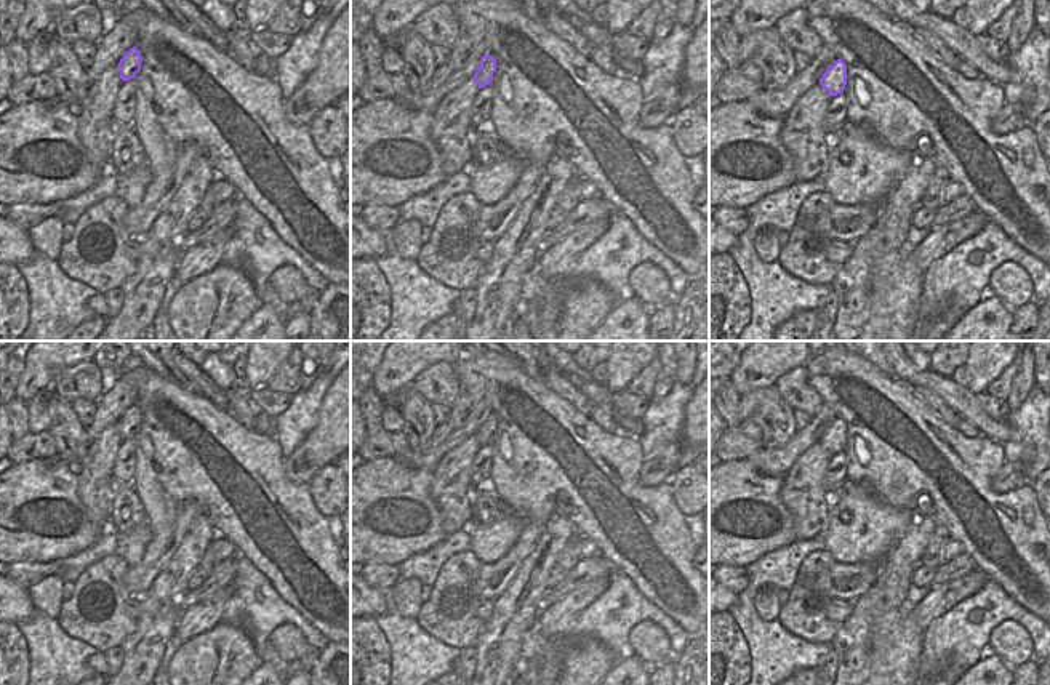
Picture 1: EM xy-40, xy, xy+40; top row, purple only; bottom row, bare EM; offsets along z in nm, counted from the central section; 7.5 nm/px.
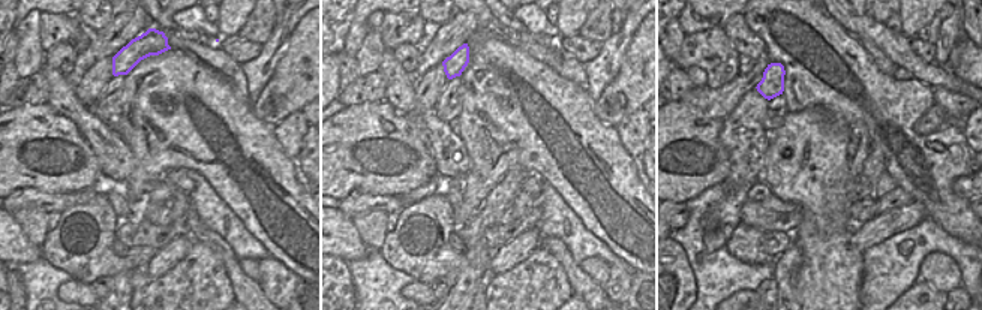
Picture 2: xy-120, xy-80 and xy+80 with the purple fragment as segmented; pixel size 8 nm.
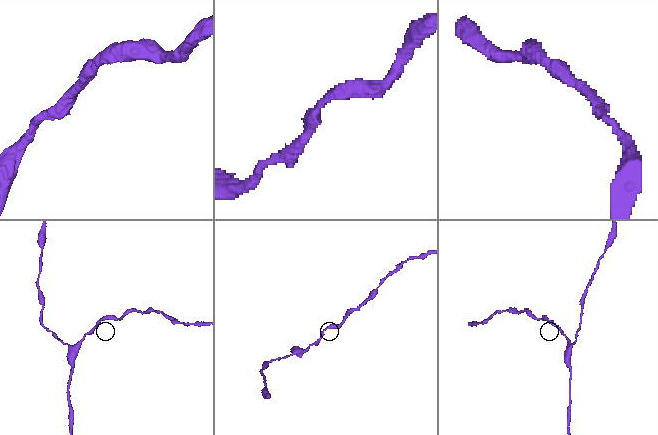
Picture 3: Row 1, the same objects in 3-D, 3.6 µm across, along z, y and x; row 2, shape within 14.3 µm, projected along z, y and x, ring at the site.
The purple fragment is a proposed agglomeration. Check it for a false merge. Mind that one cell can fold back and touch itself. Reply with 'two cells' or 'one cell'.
one cell

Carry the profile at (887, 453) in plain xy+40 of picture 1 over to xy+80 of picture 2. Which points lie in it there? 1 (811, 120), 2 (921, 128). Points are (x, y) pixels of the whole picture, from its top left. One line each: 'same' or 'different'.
1: different
2: different

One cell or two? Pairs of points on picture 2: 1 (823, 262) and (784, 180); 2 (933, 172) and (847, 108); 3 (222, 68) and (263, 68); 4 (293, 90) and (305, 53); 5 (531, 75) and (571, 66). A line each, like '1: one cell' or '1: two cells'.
1: one cell
2: one cell
3: two cells
4: one cell
5: two cells

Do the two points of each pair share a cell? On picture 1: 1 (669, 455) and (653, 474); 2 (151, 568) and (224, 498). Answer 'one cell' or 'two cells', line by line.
1: one cell
2: one cell

